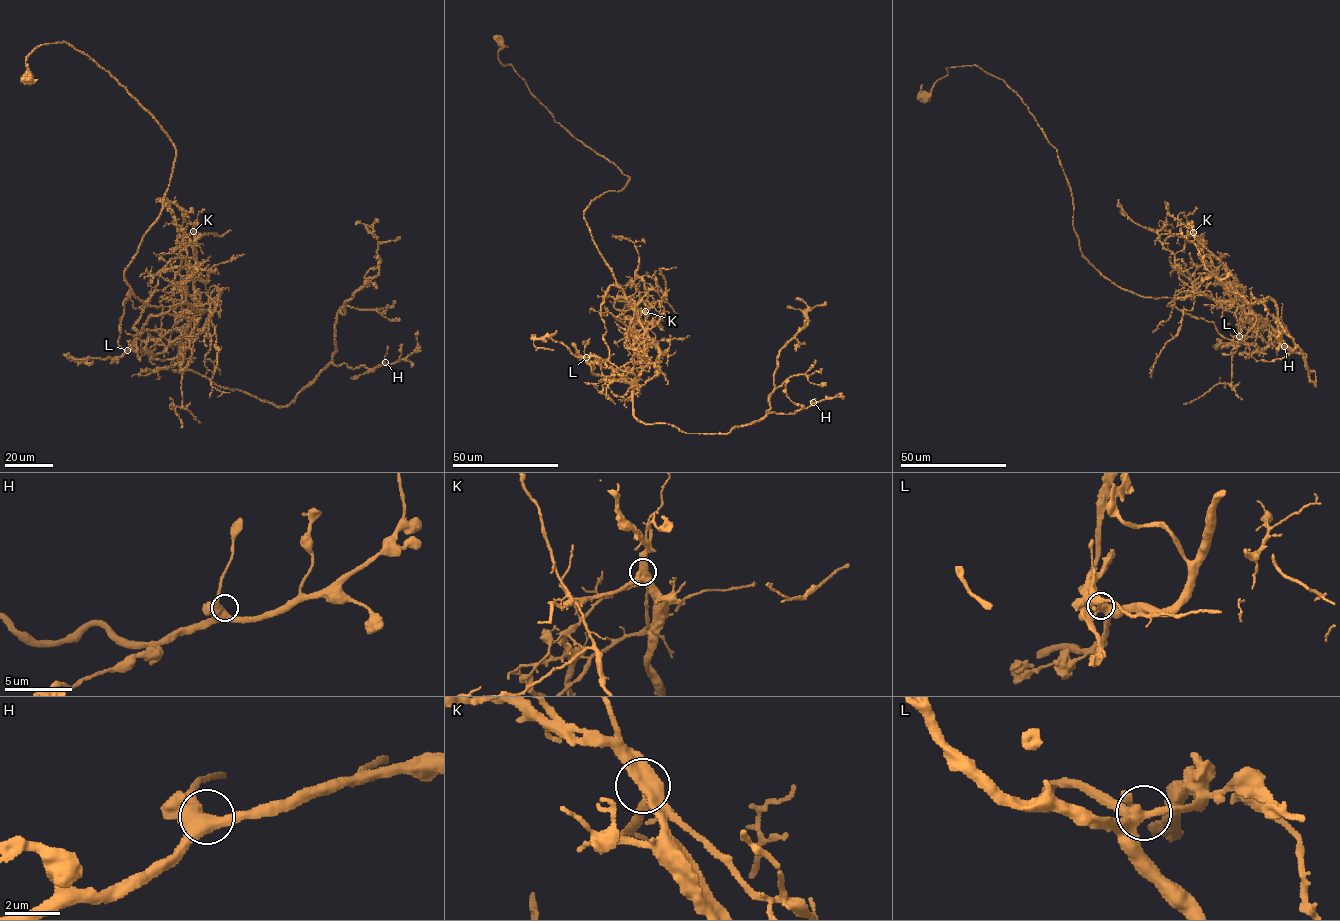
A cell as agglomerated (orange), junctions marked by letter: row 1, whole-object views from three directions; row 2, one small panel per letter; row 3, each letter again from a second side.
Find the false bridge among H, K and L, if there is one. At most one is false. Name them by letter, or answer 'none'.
K

